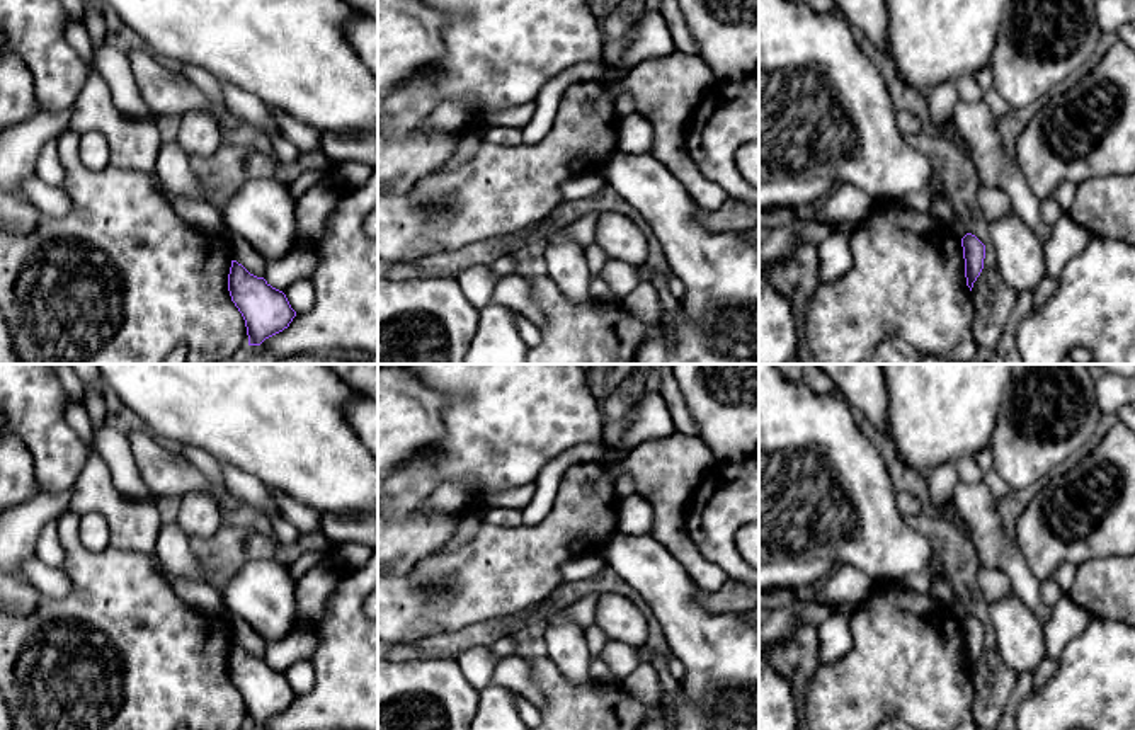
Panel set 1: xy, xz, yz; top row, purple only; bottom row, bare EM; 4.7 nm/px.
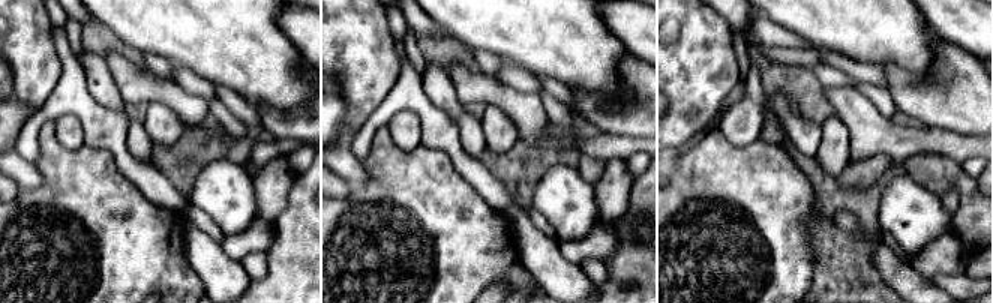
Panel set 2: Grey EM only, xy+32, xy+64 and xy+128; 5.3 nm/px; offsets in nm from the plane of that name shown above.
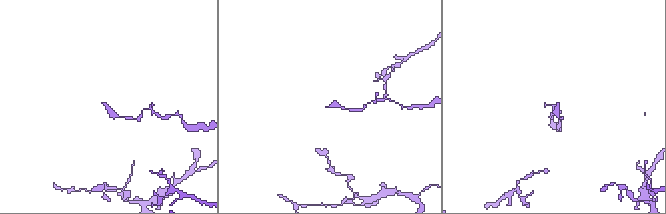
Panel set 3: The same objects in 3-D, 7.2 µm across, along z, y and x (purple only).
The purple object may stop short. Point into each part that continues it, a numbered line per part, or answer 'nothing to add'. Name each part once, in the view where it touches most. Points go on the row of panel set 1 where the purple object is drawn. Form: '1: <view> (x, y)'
nothing to add

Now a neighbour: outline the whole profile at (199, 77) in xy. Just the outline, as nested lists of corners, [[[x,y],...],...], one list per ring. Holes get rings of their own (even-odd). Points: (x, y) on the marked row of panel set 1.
[[[180,65],[180,73],[187,80],[191,80],[197,88],[201,88],[218,106],[226,107],[220,80],[214,75],[211,75],[208,70],[196,65]]]

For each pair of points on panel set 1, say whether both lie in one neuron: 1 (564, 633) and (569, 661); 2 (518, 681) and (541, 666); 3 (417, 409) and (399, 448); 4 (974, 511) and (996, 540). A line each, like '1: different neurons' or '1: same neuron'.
1: same neuron
2: different neurons
3: same neuron
4: same neuron

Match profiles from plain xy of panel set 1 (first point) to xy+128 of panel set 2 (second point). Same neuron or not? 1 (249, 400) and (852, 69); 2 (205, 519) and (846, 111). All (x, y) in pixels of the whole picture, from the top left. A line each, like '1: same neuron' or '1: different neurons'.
1: different neurons
2: different neurons

